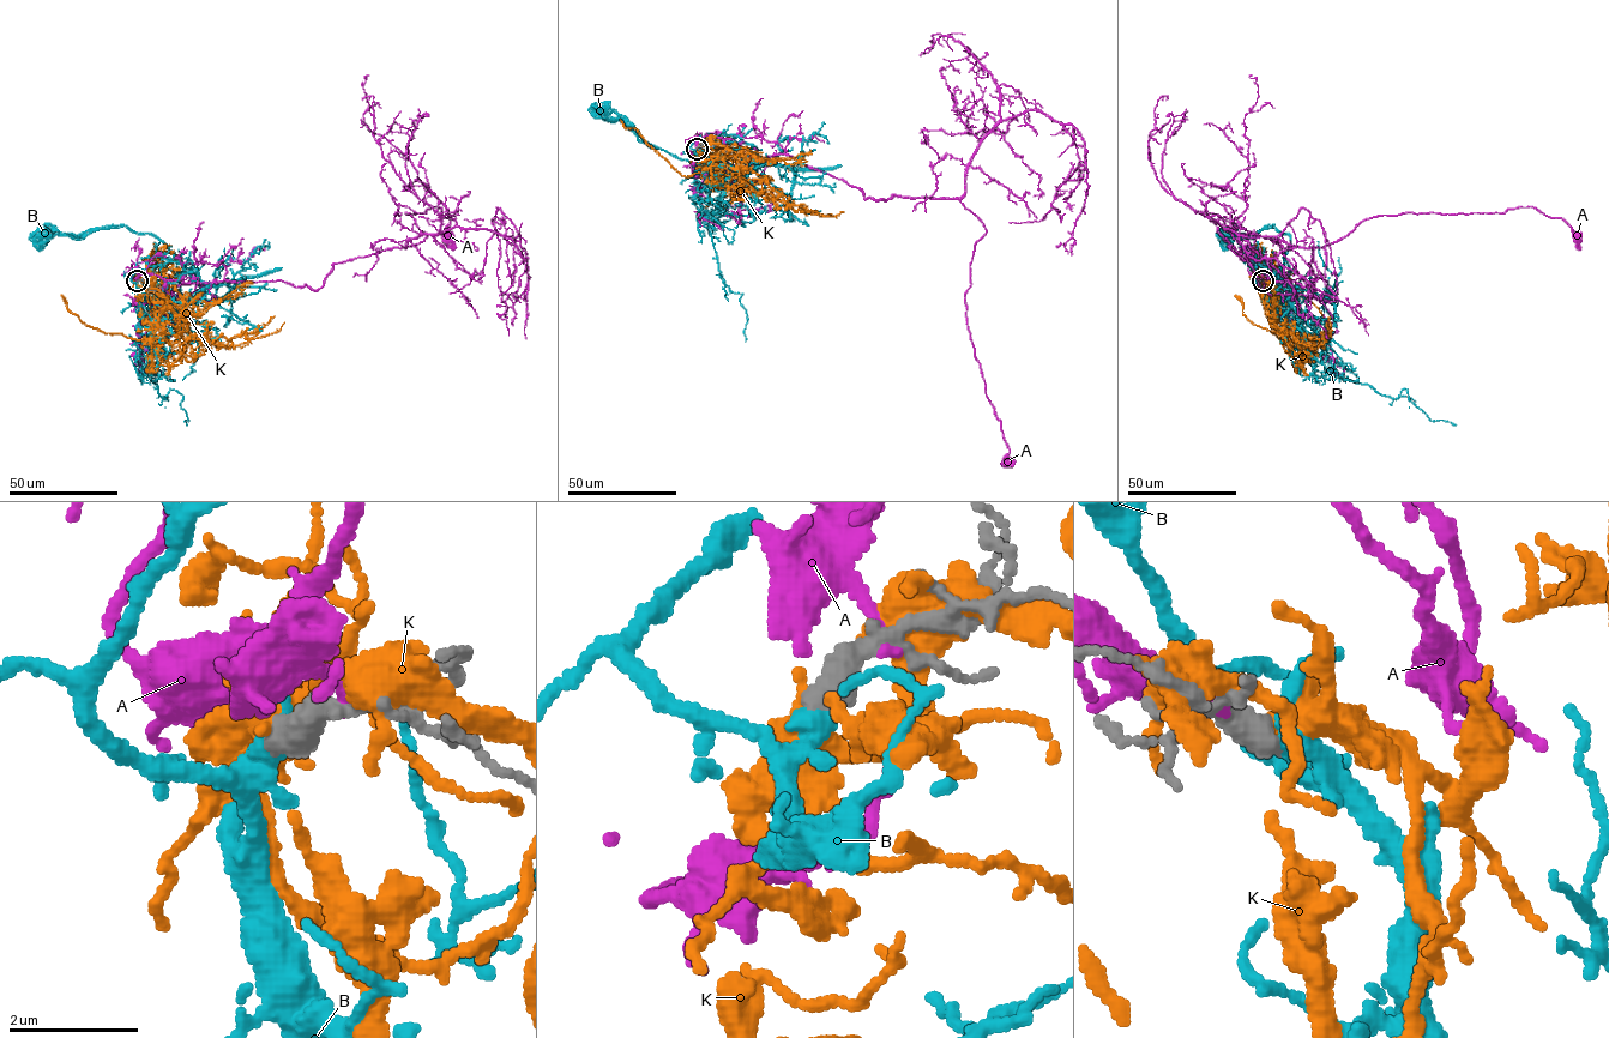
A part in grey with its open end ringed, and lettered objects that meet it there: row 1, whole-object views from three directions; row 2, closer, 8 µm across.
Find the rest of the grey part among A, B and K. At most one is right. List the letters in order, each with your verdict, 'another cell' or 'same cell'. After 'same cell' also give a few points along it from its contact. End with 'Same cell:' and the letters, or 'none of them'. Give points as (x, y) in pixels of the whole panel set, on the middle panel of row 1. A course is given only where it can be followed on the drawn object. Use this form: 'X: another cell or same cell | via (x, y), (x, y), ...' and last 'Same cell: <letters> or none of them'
A: another cell
B: same cell | via (697, 149), (689, 146), (699, 136), (736, 134), (758, 160), (713, 175), (602, 114)
K: another cell
Same cell: B

